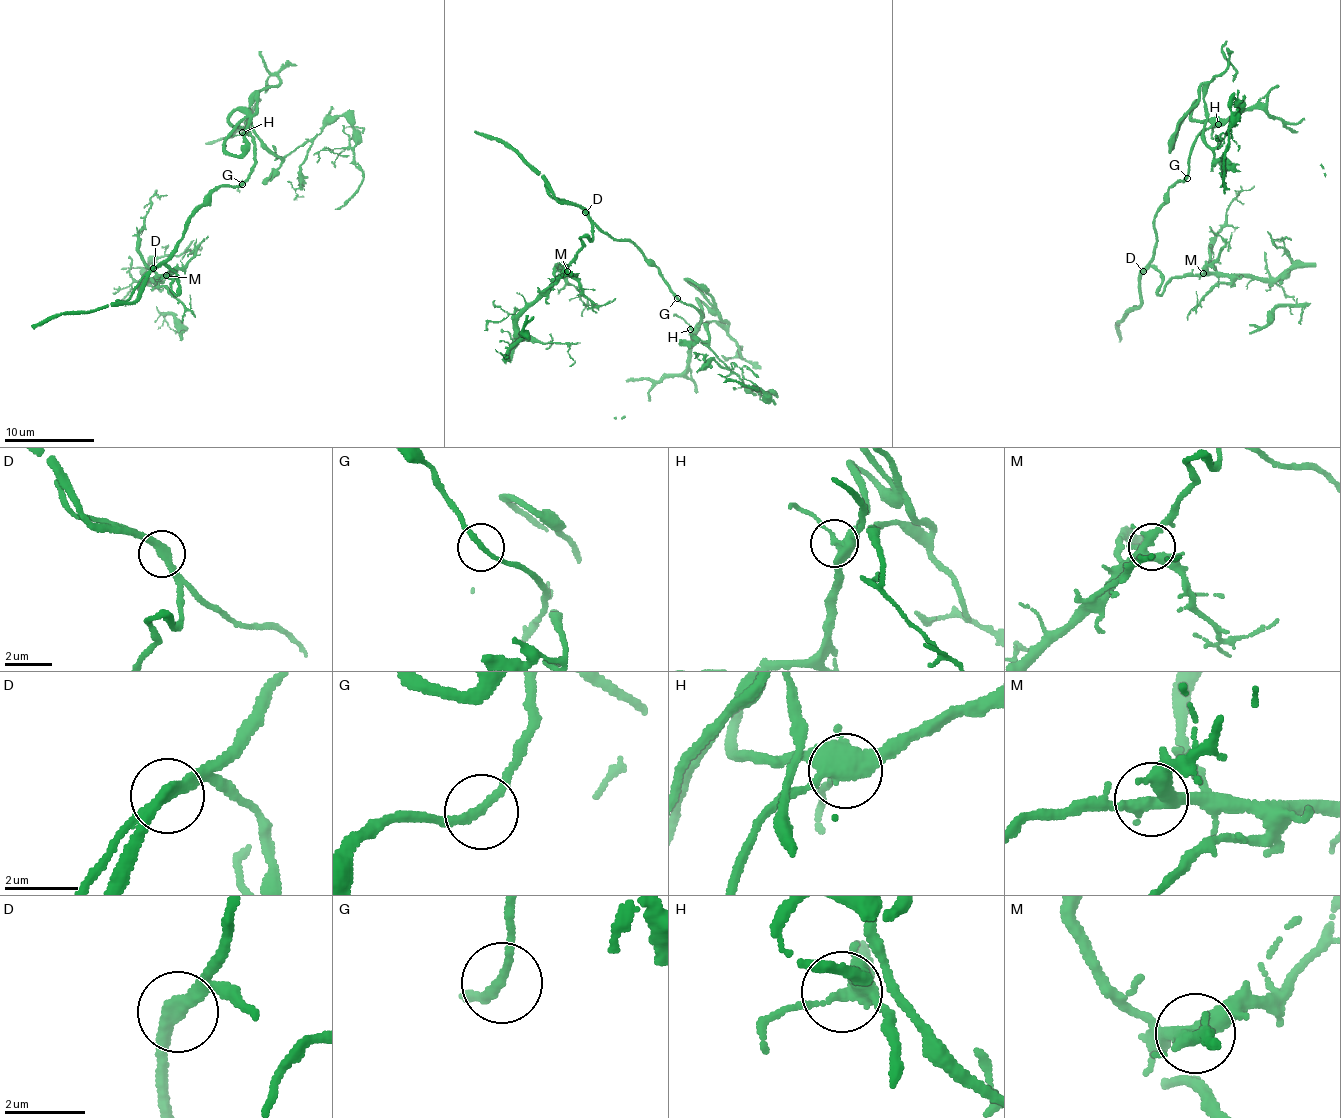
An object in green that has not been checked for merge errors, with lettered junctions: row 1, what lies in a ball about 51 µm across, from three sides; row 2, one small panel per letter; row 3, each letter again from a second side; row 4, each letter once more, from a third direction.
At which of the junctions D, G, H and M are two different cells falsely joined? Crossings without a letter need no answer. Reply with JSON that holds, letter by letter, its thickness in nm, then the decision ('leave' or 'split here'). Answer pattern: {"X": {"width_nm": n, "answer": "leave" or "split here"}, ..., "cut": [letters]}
{"D": {"width_nm": 320, "answer": "split here"}, "G": {"width_nm": 200, "answer": "leave"}, "H": {"width_nm": 420, "answer": "leave"}, "M": {"width_nm": 280, "answer": "leave"}, "cut": ["D"]}

